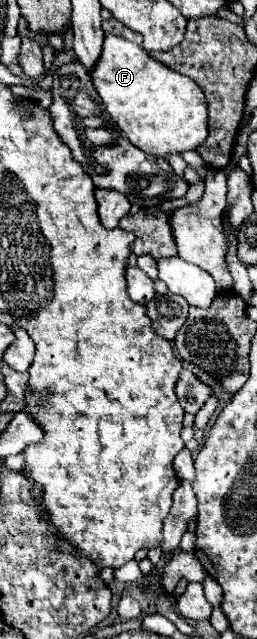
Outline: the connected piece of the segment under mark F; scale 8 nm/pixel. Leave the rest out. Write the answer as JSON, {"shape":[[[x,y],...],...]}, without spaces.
{"shape":[[[104,34],[102,54],[90,72],[92,84],[112,120],[128,140],[150,156],[180,154],[194,150],[208,136],[208,110],[204,92],[190,78],[170,72],[162,62],[148,56],[136,42],[116,34]]]}

